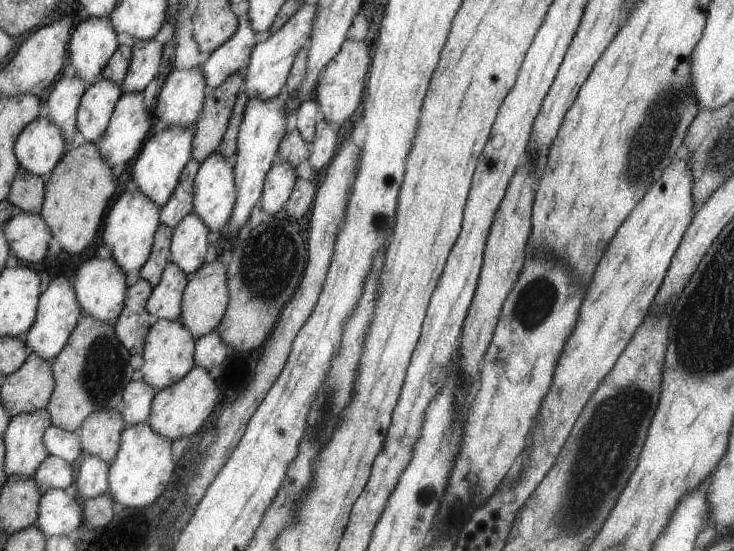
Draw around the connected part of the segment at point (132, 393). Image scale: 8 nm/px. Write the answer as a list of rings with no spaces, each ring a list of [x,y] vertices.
[[[140,377],[127,385],[120,408],[124,422],[128,425],[146,423],[151,413],[153,398],[157,392],[158,390]]]

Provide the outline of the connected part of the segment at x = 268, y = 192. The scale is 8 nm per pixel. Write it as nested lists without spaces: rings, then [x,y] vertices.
[[[282,160],[271,168],[262,197],[262,208],[269,216],[274,216],[290,200],[296,181],[294,165],[288,161]]]

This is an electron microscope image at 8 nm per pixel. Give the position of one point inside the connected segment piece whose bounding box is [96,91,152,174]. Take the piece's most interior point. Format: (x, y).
(131, 122)

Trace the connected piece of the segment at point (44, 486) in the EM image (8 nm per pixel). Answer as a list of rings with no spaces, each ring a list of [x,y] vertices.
[[[48,455],[40,464],[32,478],[45,493],[50,489],[66,490],[75,481],[76,468],[63,458]]]

